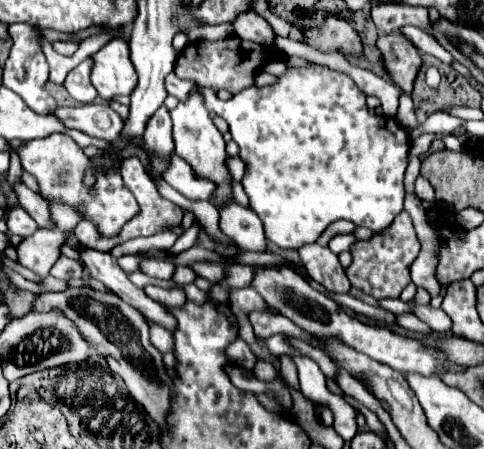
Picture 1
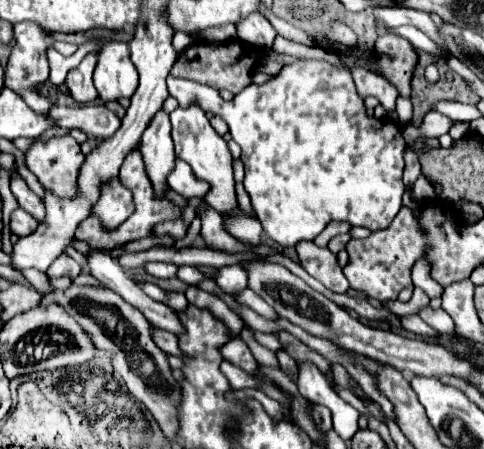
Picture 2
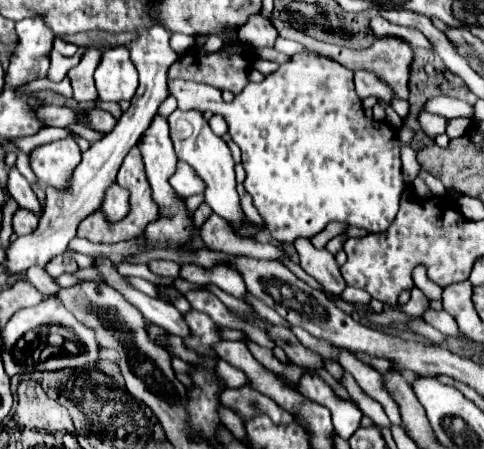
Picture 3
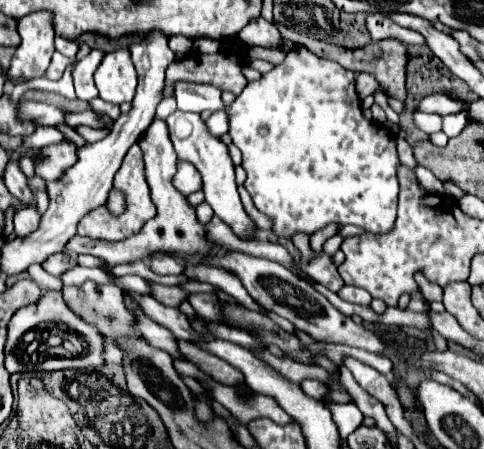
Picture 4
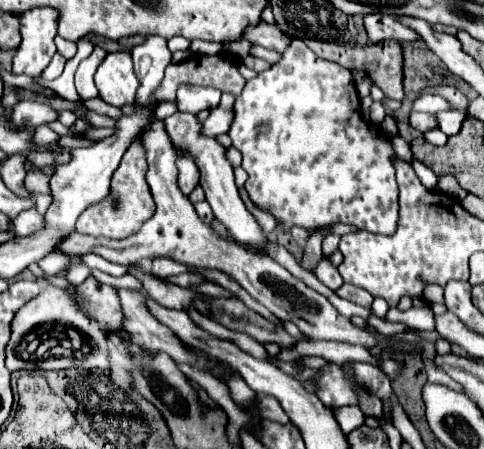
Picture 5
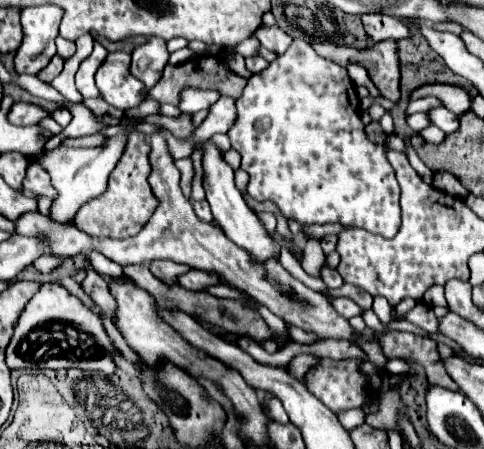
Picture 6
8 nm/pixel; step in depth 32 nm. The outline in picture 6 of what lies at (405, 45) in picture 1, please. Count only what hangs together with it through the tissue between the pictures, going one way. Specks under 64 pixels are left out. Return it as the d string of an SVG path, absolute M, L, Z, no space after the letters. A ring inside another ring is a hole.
M384 40L374 44L372 48L354 48L354 46L338 46L332 42L312 42L316 52L328 60L334 60L340 66L360 64L368 70L369 77L376 88L388 100L400 98L400 62L398 48L394 40Z

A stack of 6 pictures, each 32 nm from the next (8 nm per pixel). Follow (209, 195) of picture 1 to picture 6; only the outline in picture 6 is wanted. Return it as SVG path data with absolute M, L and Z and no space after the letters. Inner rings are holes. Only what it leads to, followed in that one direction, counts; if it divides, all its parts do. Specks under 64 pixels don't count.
M182 158L182 160L176 160L176 168L180 170L180 188L182 188L182 192L186 194L186 198L190 198L192 178L194 178L192 158Z

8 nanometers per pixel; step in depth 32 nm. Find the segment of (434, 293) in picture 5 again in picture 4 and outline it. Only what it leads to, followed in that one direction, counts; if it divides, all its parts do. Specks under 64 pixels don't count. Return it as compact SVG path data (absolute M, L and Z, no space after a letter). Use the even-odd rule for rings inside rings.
M416 272L416 282L418 282L420 292L424 294L424 298L426 298L428 302L432 302L432 300L442 300L442 288L440 288L438 284L428 282L422 272Z

